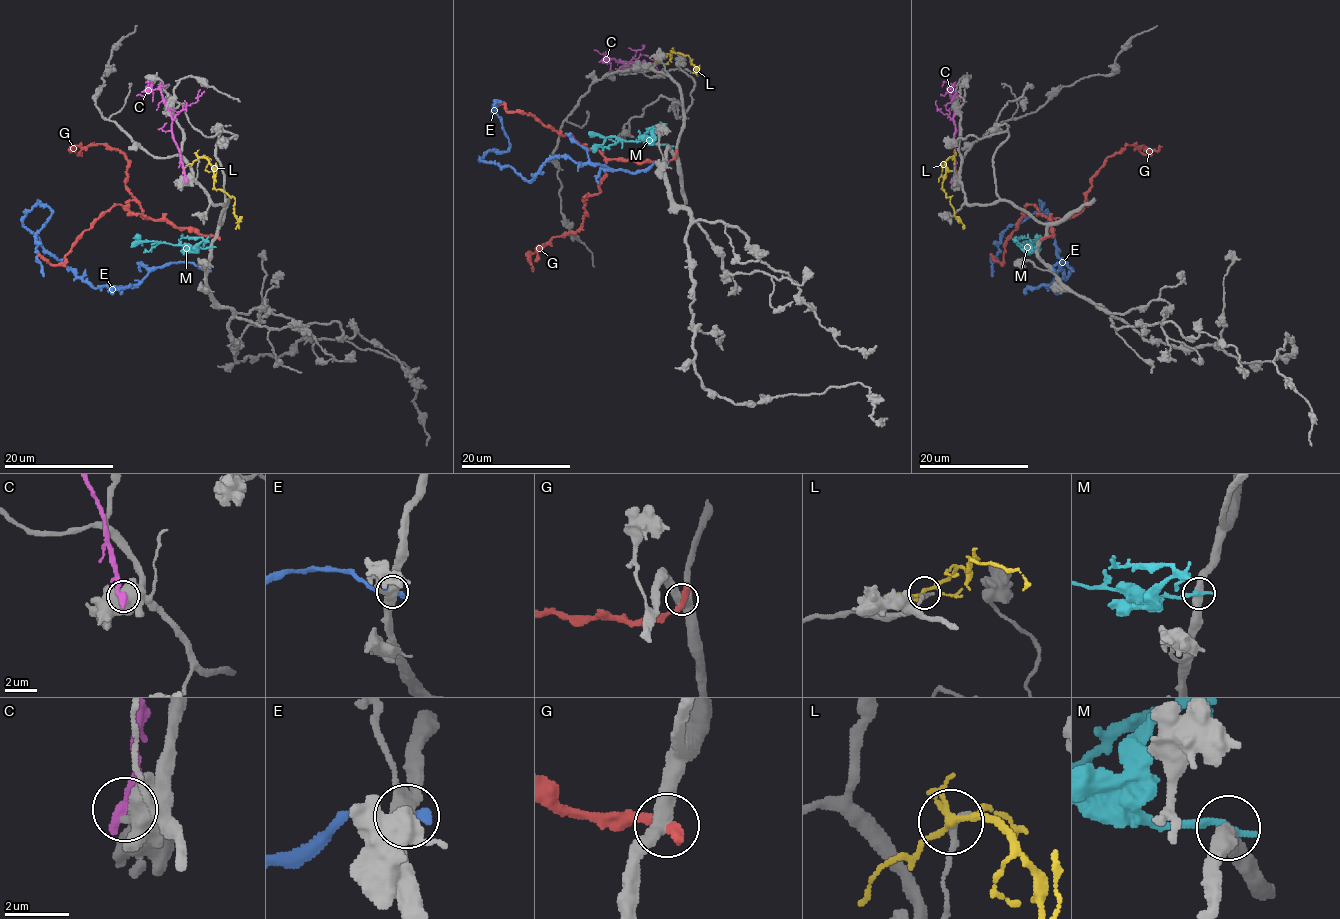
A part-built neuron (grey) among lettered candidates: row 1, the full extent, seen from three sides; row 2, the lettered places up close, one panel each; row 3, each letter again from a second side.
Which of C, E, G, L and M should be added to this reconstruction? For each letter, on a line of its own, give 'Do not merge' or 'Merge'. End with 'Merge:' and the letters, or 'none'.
C: Do not merge
E: Do not merge
G: Do not merge
L: Do not merge
M: Do not merge
Merge: none

